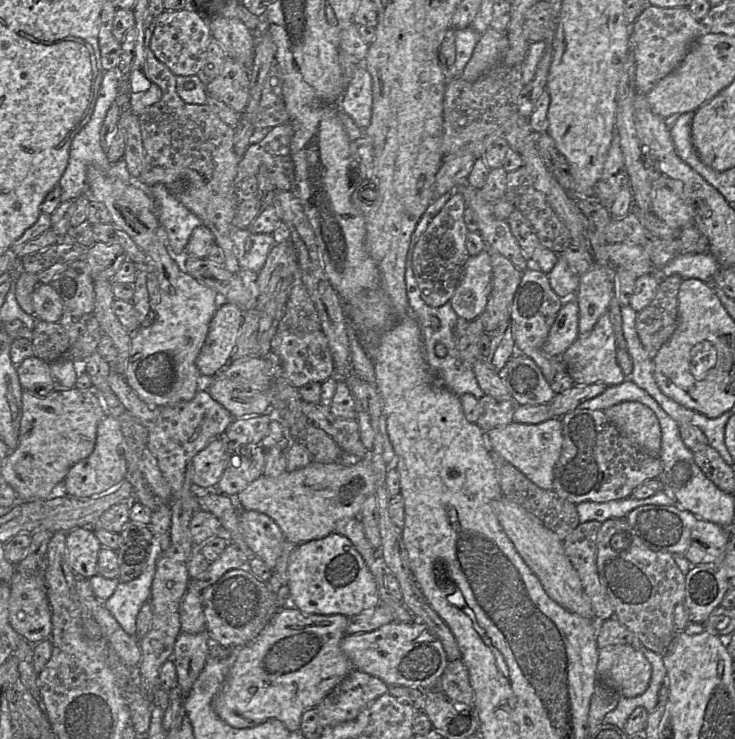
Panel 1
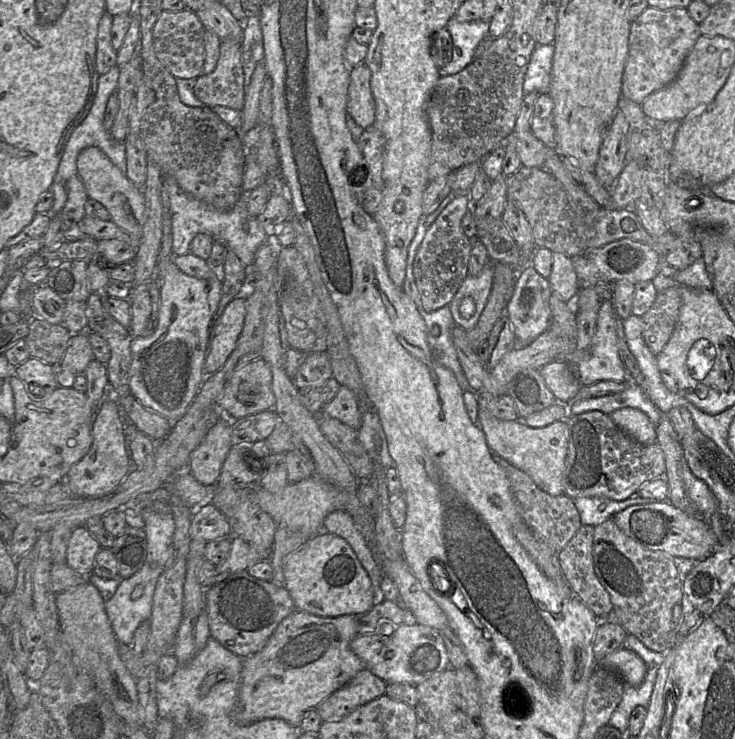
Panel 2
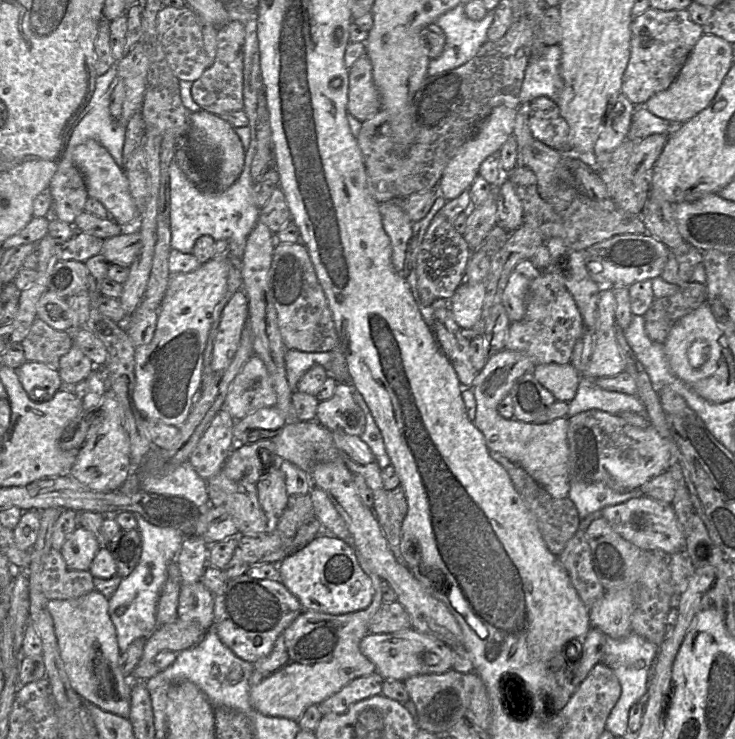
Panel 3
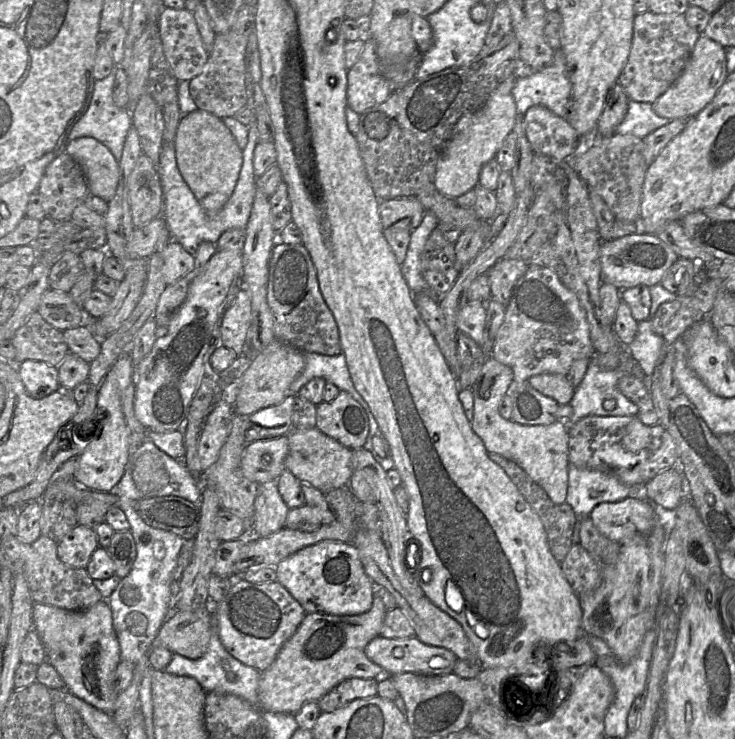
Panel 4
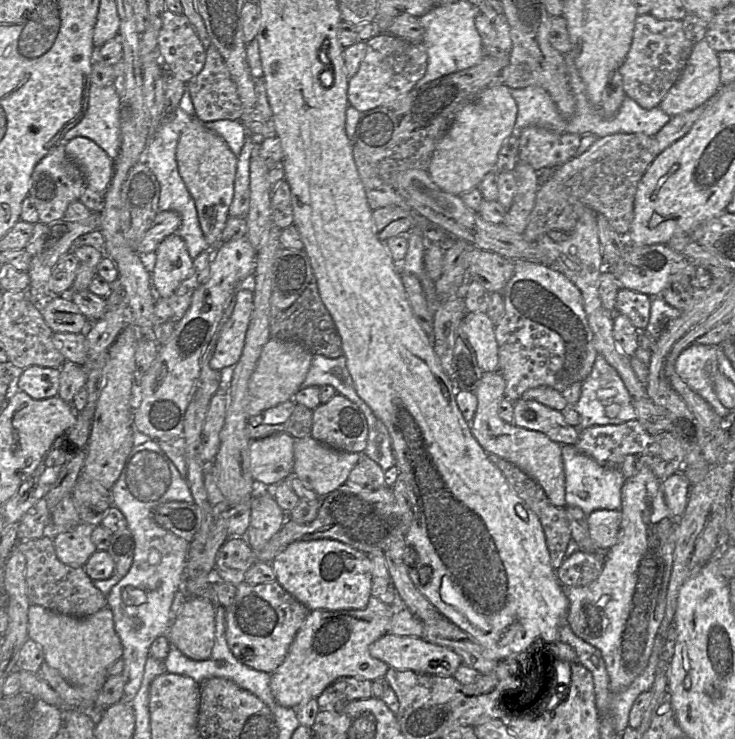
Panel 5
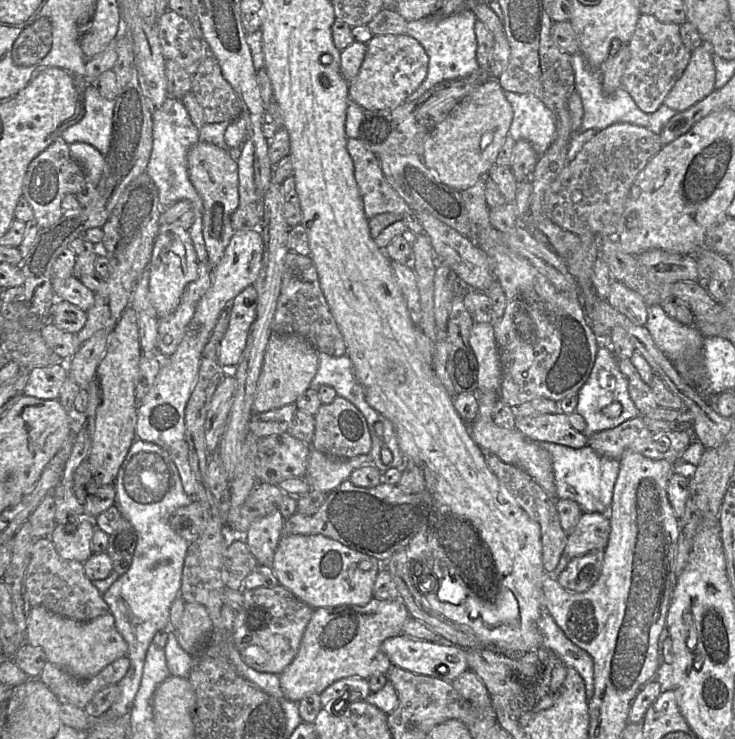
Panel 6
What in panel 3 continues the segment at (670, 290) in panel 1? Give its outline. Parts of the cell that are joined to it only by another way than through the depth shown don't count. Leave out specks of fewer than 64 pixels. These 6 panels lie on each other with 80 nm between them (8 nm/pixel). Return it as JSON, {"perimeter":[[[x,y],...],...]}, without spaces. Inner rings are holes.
{"perimeter":[[[687,282],[679,286],[678,291],[670,296],[654,299],[648,311],[644,314],[645,332],[655,342],[664,343],[674,324],[683,316],[689,314],[703,303],[707,302],[707,287],[697,282]]]}

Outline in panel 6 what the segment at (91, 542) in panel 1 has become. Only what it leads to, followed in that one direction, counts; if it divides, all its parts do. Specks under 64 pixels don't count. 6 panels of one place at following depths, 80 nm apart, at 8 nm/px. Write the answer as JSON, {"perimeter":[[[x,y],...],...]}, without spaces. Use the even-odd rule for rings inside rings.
{"perimeter":[[[82,517],[76,531],[66,530],[65,525],[56,524],[49,537],[61,558],[84,563],[93,554],[91,541],[94,529],[93,520]]]}

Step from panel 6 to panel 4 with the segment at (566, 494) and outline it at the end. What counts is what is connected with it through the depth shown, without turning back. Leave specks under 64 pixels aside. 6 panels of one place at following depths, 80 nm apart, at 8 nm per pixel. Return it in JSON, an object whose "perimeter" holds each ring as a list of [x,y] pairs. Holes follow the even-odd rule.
{"perimeter":[[[568,466],[566,503],[579,518],[588,517],[599,504],[616,503],[632,497],[633,490],[610,473]]]}

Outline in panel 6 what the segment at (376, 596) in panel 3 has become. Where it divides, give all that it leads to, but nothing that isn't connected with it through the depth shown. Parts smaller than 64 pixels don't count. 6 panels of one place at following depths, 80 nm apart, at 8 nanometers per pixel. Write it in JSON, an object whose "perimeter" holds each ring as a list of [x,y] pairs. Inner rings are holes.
{"perimeter":[[[372,598],[364,606],[346,605],[317,608],[303,633],[299,650],[279,675],[286,699],[298,703],[307,694],[321,694],[328,686],[343,678],[363,678],[386,675],[393,666],[382,652],[382,643],[401,634],[410,614],[400,599]]]}

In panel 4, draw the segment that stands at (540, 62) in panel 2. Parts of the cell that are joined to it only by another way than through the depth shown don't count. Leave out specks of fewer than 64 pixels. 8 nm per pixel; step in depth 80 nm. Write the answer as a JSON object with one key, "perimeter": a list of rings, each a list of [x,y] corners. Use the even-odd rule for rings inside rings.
{"perimeter":[[[556,49],[553,61],[542,70],[517,79],[512,95],[518,116],[524,116],[534,105],[542,105],[566,119],[571,104],[572,86],[567,72],[565,55]]]}

